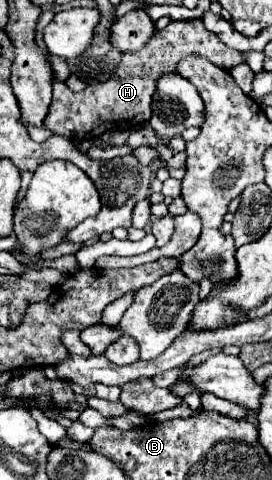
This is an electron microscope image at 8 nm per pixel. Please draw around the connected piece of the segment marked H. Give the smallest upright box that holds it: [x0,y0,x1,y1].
[44,18,244,138]

